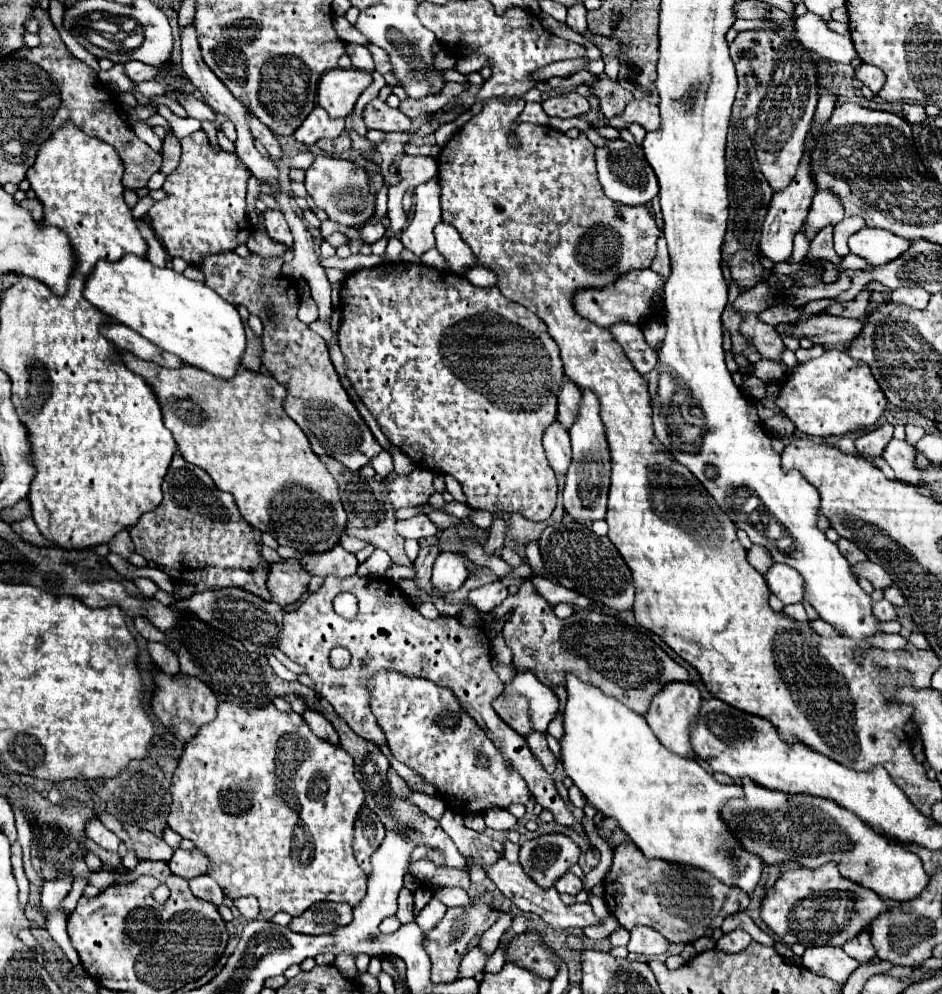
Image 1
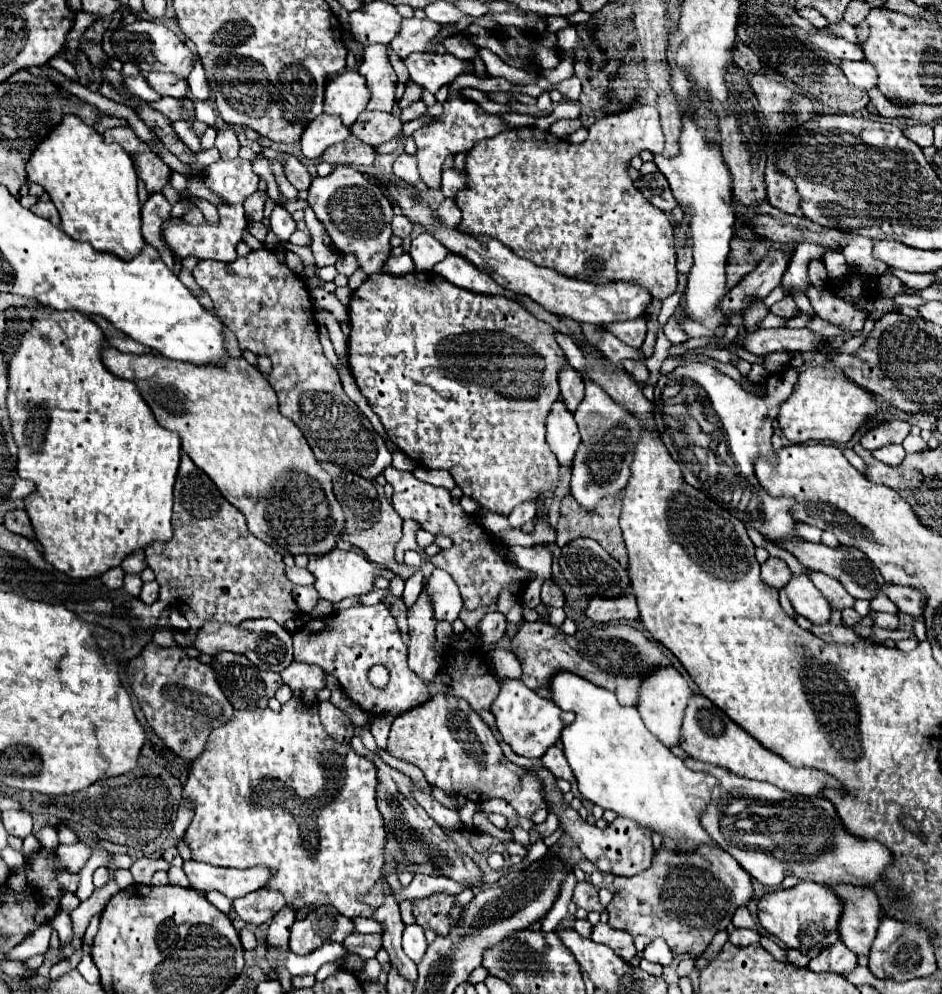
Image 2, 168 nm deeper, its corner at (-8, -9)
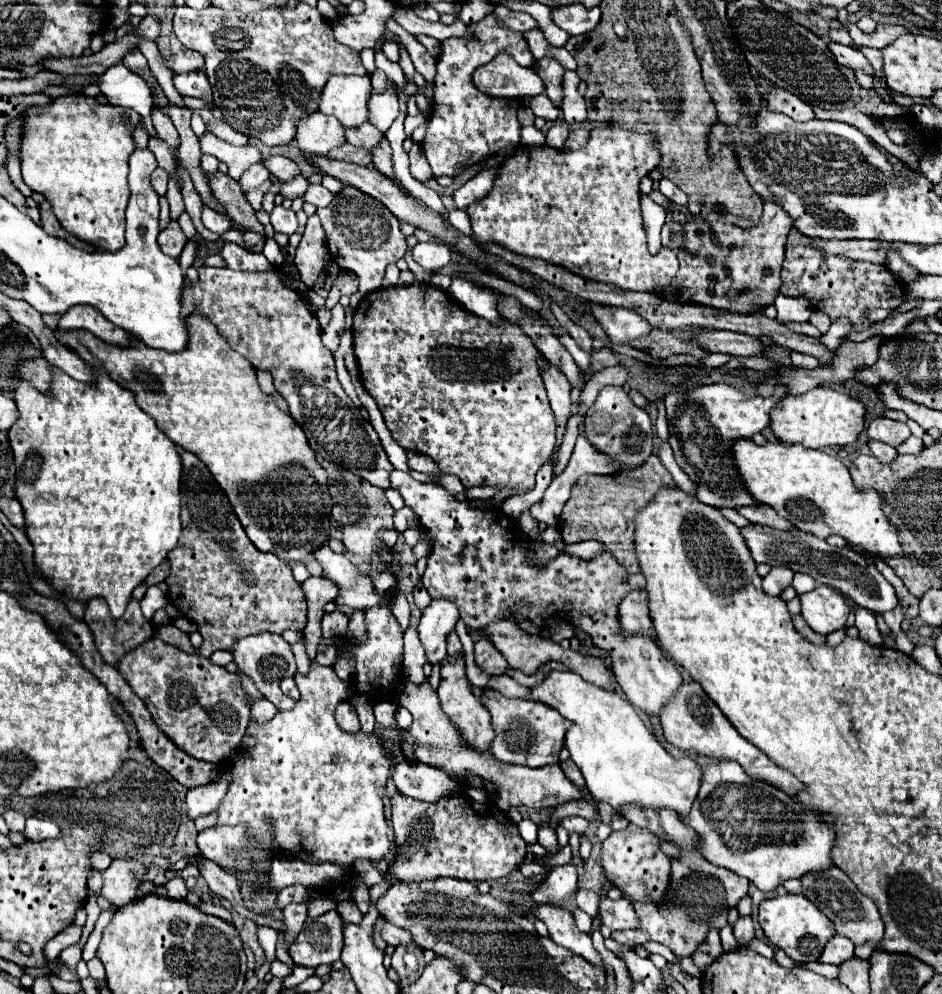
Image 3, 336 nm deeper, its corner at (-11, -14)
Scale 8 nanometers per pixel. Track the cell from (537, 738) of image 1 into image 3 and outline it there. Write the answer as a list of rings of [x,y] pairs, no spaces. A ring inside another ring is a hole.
[[[566,760],[566,762],[560,764],[560,766],[562,766],[564,774],[566,774],[578,788],[584,788],[584,776],[582,776],[582,772],[576,768],[576,764],[574,764],[572,760]]]

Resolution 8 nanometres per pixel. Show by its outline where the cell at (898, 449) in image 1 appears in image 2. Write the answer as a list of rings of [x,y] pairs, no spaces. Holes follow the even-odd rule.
[[[887,445],[887,447],[873,451],[873,457],[879,459],[881,463],[895,467],[897,463],[901,463],[905,459],[905,449],[903,449],[903,445]]]

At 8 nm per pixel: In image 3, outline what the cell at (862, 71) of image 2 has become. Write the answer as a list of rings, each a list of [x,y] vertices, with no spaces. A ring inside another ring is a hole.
[[[830,42],[830,44],[828,44],[828,48],[830,48],[830,52],[836,56],[836,60],[838,60],[840,64],[844,64],[844,66],[848,66],[848,68],[852,68],[852,70],[862,68],[864,72],[874,74],[874,70],[872,70],[870,62],[866,60],[866,56],[864,56],[862,52],[854,50],[854,48],[850,48],[850,46],[838,44],[838,42]]]

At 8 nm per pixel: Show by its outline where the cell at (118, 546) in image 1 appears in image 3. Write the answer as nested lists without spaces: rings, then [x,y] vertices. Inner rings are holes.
[[[164,560],[160,566],[156,566],[154,570],[152,570],[152,574],[146,578],[146,586],[154,586],[154,584],[160,584],[160,582],[164,582],[166,578],[168,578],[168,568],[170,568],[170,564],[168,564],[168,560]]]

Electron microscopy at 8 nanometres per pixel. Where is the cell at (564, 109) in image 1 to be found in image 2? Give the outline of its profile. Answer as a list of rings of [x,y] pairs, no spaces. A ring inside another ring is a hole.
[[[577,117],[577,119],[557,119],[557,121],[549,127],[549,131],[551,131],[553,135],[557,135],[557,137],[565,137],[565,135],[575,133],[579,127],[583,127],[583,119],[581,119],[581,117]]]

